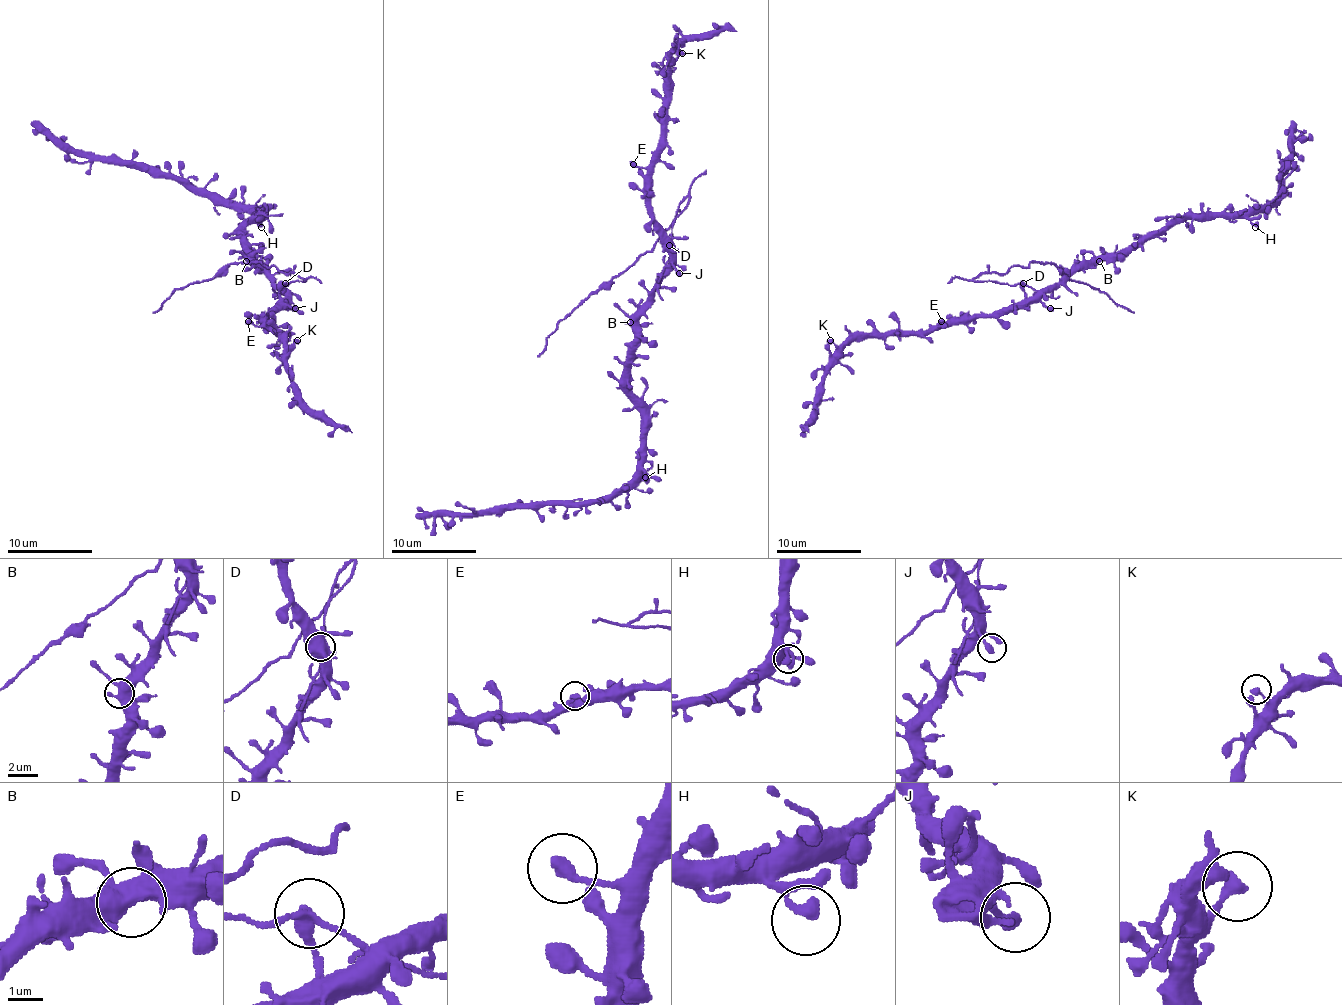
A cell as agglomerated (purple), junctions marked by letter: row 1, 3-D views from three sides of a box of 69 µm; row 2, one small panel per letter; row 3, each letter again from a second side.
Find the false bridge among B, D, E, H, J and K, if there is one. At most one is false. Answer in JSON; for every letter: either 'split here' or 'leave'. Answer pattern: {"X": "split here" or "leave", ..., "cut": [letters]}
{"B": "leave", "D": "split here", "E": "leave", "H": "leave", "J": "leave", "K": "leave", "cut": ["D"]}

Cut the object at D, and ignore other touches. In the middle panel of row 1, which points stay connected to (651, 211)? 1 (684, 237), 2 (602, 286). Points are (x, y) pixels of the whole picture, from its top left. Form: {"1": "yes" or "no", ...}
{"1": "yes", "2": "no"}

